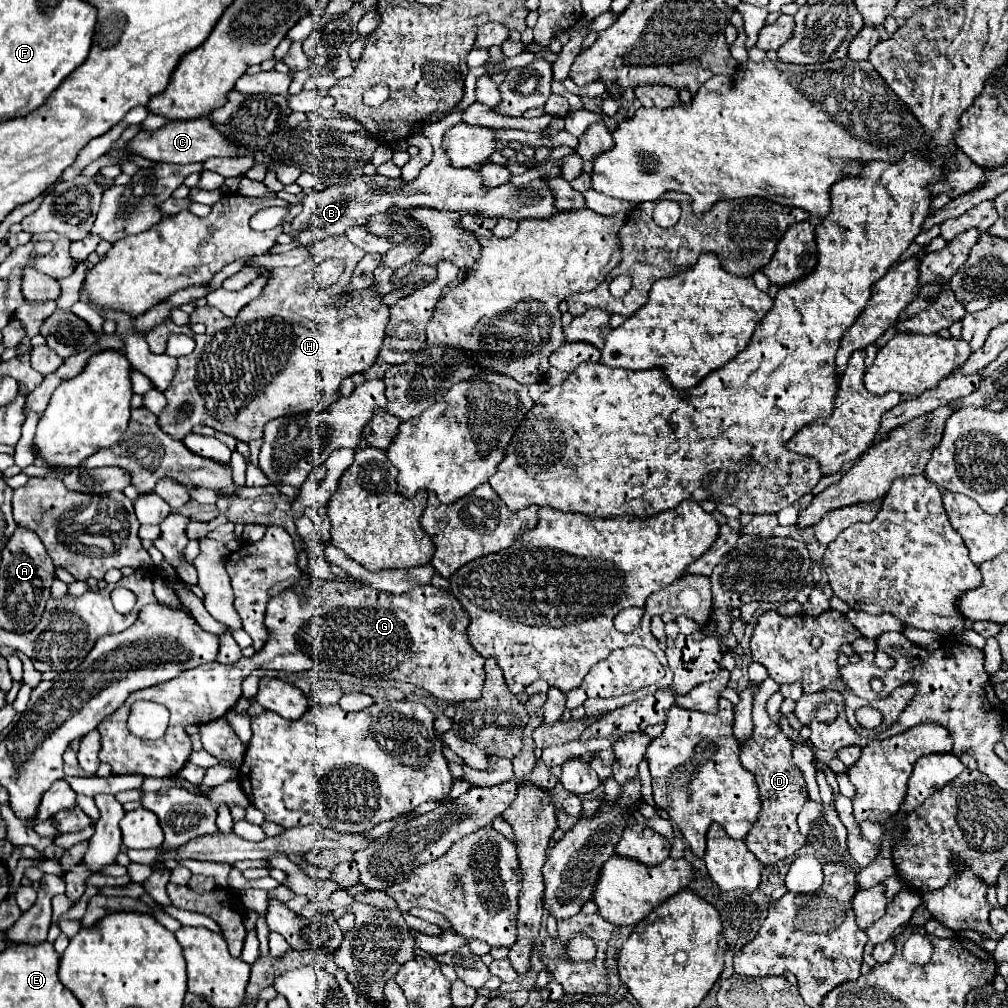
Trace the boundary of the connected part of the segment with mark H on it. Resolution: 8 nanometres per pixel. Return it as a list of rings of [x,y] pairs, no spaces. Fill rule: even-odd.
[[[345,235],[317,241],[311,245],[311,249],[315,257],[321,257],[321,261],[325,257],[339,257],[345,261],[345,271],[339,283],[327,289],[317,287],[313,261],[303,263],[299,267],[277,267],[271,271],[269,281],[263,287],[261,295],[251,303],[247,303],[237,317],[227,317],[219,309],[205,305],[205,307],[197,307],[189,315],[189,325],[179,327],[169,317],[145,333],[145,339],[149,341],[149,349],[153,349],[153,353],[165,351],[167,339],[173,333],[187,333],[197,341],[193,353],[179,357],[179,369],[171,385],[165,389],[165,397],[169,405],[165,413],[159,415],[159,425],[161,429],[165,429],[165,433],[183,439],[183,435],[189,433],[195,425],[209,425],[241,441],[257,439],[263,435],[263,427],[271,419],[277,419],[281,415],[307,413],[307,411],[319,413],[327,409],[333,401],[341,397],[339,385],[345,377],[351,377],[353,373],[363,373],[375,363],[381,343],[385,339],[385,327],[389,323],[389,307],[381,303],[381,295],[377,293],[377,289],[363,289],[359,297],[339,299],[341,291],[347,289],[349,277],[357,261],[363,257],[363,251],[351,245]],[[193,323],[203,323],[207,331],[203,335],[193,335],[191,331]],[[181,405],[189,405],[191,411],[179,415]]]

